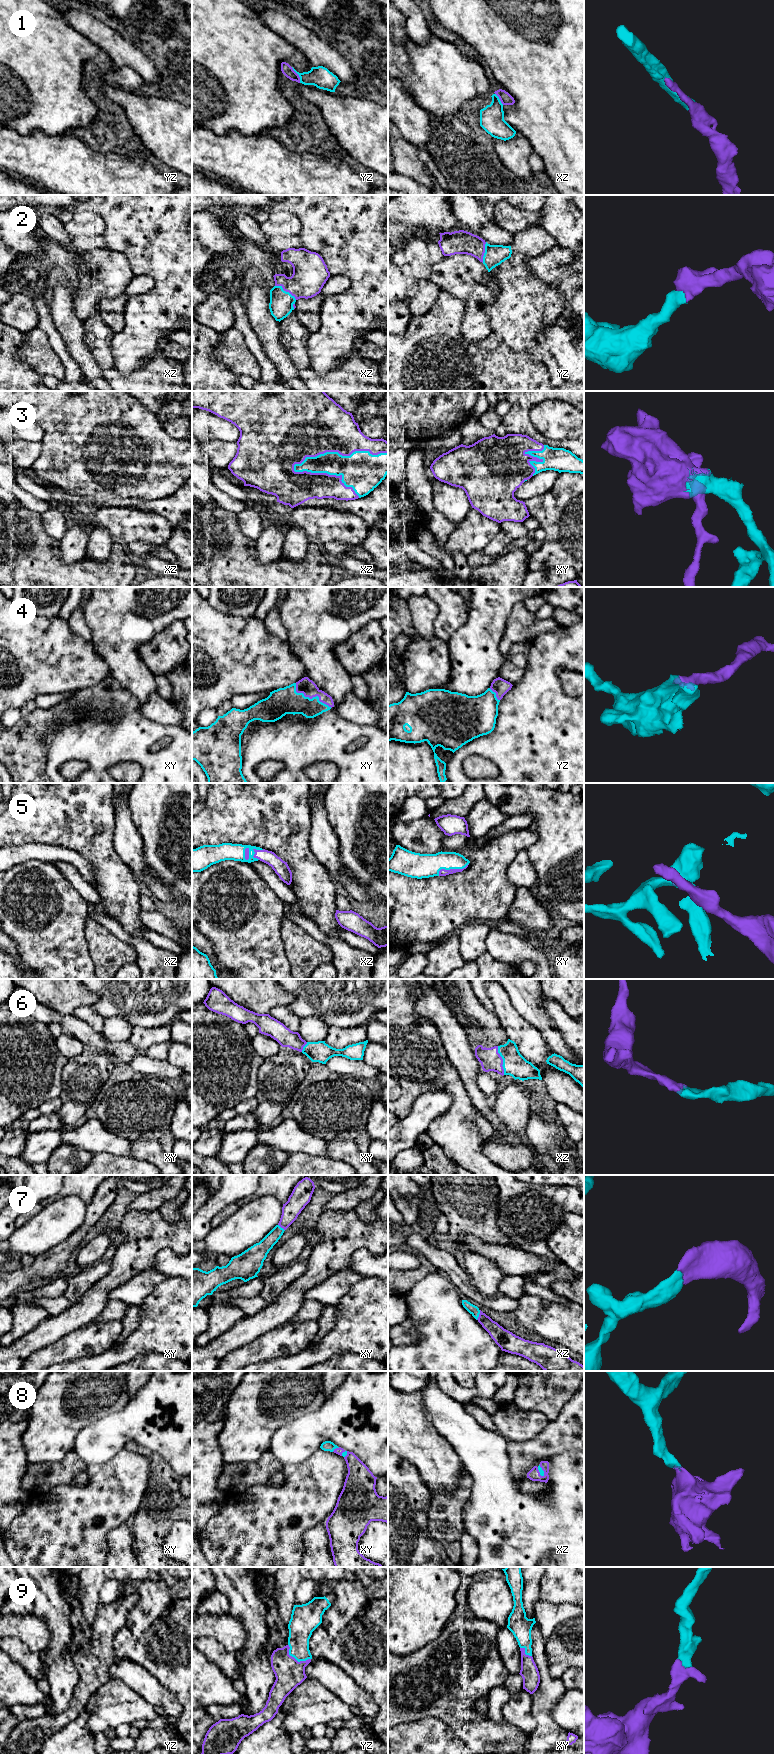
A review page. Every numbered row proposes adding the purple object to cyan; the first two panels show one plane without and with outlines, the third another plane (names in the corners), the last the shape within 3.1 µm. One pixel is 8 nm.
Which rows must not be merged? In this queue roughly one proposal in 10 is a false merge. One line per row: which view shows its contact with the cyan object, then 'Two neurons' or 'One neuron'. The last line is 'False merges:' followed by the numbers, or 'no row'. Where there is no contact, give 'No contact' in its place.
1: Touches cyan in yz. One neuron
2: Touches cyan in xz. One neuron
3: Touches cyan in xz. One neuron
4: Touches cyan in xy. One neuron
5: Touches cyan in xy. One neuron
6: Touches cyan in xz. One neuron
7: Touches cyan in xz. One neuron
8: Touches cyan in xy. One neuron
9: Touches cyan in yz. One neuron
False merges: no row

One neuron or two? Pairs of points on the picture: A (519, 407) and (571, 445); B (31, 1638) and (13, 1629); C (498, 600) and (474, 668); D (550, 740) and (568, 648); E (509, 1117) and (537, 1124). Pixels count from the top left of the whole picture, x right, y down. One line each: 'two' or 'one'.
A: one
B: one
C: one
D: one
E: two

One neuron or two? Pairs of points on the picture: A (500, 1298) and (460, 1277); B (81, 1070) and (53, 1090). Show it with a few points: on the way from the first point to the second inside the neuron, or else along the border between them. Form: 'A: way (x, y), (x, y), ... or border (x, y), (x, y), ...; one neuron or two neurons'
A: way (489, 1300), (480, 1299), (468, 1288); one neuron
B: border (66, 1062), (61, 1074), (61, 1093), (58, 1096); two neurons

